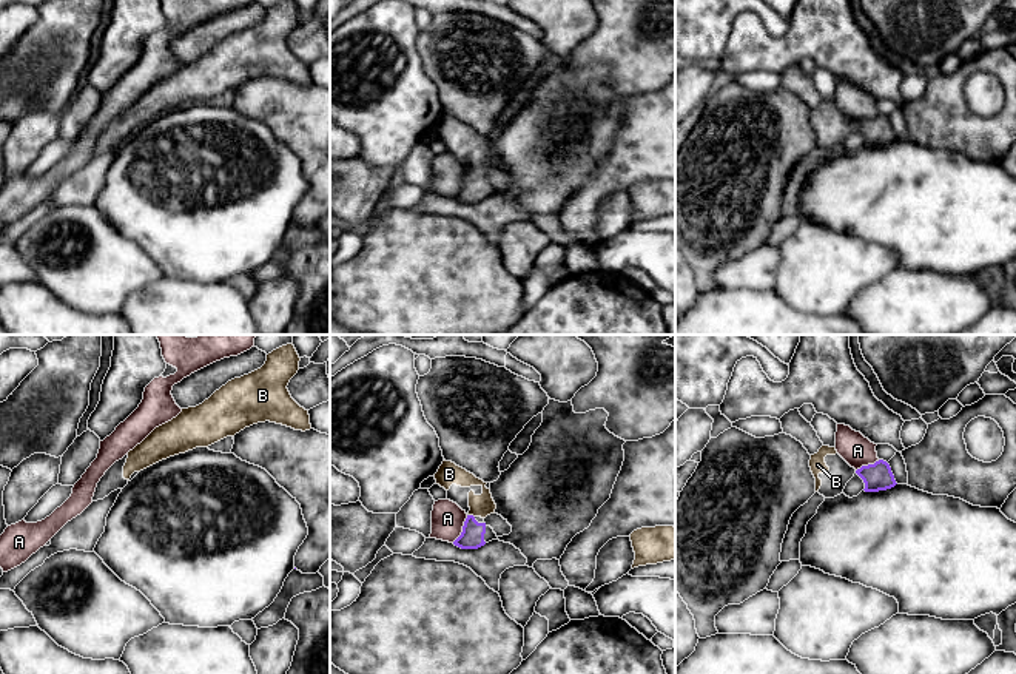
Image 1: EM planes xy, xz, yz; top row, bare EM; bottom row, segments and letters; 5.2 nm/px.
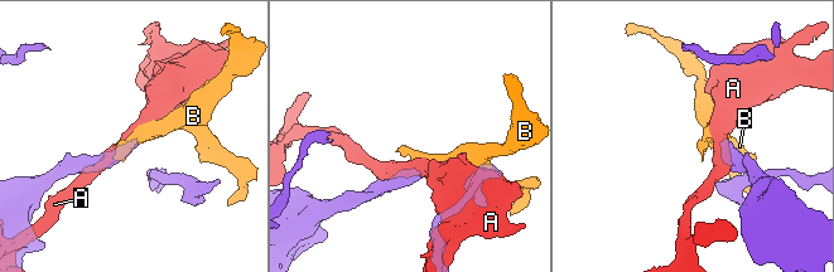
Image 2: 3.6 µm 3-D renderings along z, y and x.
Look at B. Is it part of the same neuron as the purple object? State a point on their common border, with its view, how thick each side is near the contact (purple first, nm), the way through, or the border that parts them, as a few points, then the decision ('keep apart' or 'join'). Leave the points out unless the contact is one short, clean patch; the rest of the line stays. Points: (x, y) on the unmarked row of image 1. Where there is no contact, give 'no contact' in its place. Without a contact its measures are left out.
contact xz (472, 170); calibres 130 and 120 nm; way xz (472, 192), (472, 170), (484, 142), (449, 128); join

